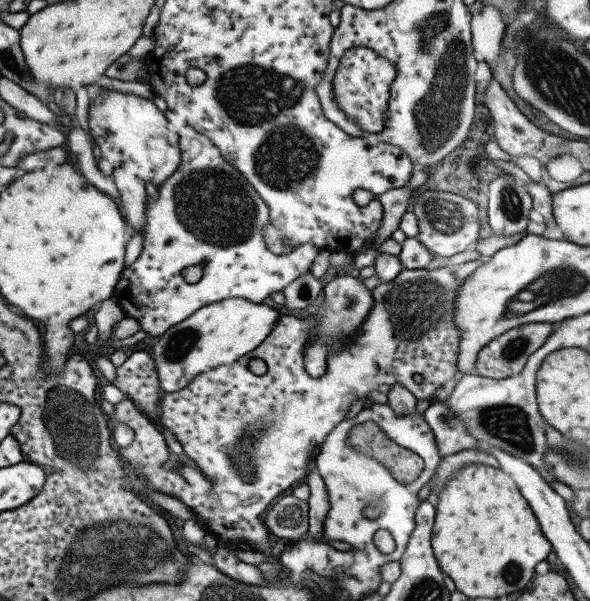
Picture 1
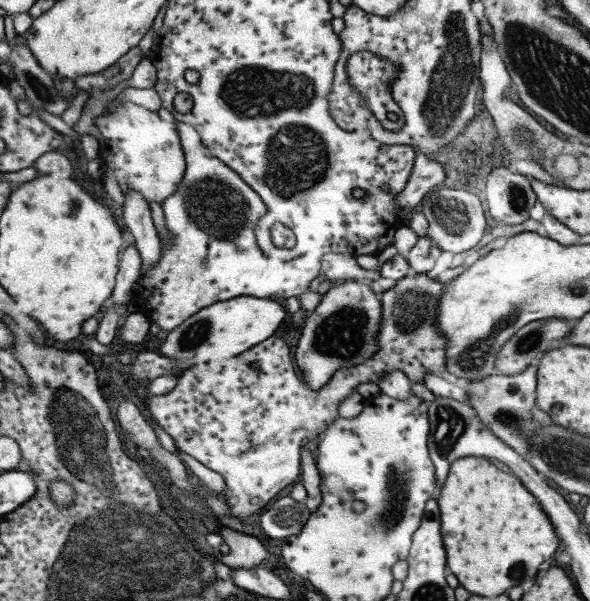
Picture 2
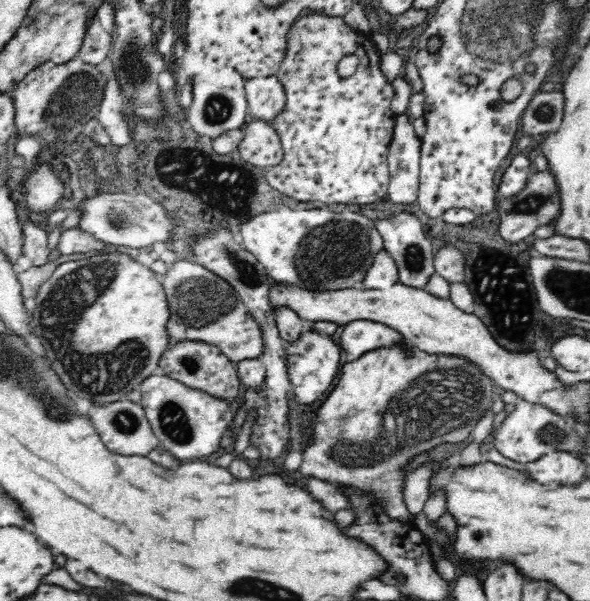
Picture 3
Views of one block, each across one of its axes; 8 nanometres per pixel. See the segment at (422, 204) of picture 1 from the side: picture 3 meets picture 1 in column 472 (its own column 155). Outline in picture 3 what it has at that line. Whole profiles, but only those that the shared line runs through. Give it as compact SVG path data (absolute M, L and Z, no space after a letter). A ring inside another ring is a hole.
M136 192L130 194L101 194L92 198L81 197L78 208L82 217L74 230L90 233L94 239L104 244L114 244L118 248L144 248L154 242L166 242L173 224L165 210L154 199Z

